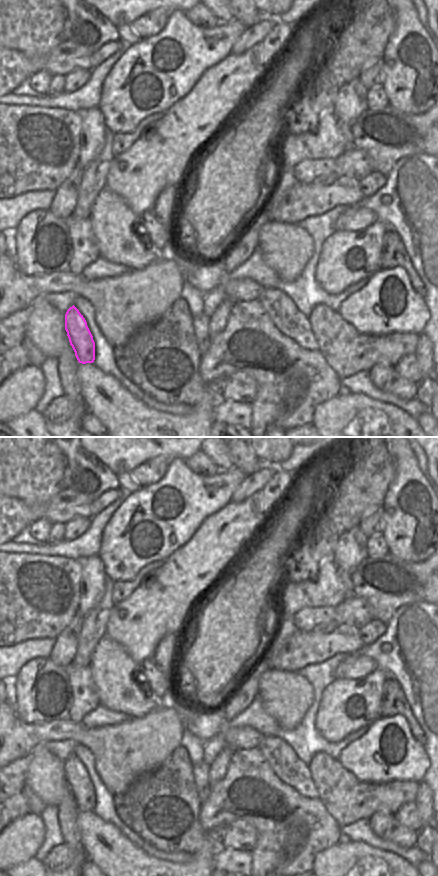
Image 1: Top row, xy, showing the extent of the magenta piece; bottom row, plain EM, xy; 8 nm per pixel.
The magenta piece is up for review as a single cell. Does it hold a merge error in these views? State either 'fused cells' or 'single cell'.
single cell

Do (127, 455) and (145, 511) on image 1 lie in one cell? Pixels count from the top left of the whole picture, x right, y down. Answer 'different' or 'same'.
different

